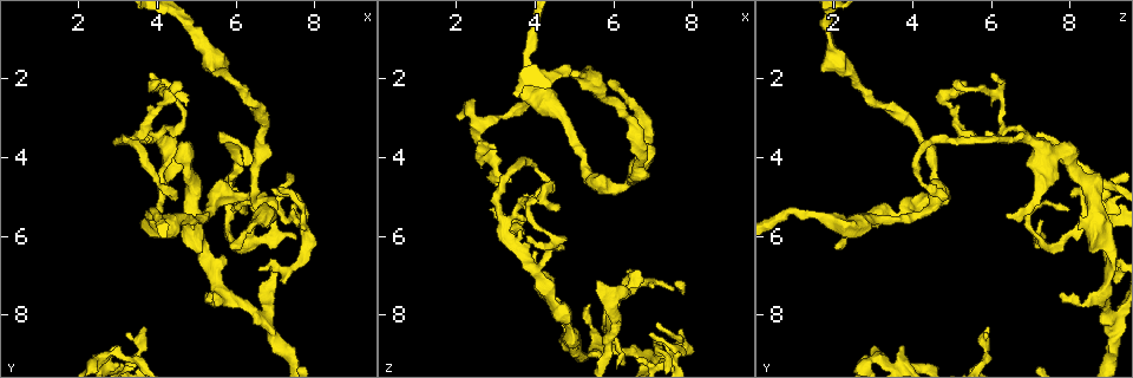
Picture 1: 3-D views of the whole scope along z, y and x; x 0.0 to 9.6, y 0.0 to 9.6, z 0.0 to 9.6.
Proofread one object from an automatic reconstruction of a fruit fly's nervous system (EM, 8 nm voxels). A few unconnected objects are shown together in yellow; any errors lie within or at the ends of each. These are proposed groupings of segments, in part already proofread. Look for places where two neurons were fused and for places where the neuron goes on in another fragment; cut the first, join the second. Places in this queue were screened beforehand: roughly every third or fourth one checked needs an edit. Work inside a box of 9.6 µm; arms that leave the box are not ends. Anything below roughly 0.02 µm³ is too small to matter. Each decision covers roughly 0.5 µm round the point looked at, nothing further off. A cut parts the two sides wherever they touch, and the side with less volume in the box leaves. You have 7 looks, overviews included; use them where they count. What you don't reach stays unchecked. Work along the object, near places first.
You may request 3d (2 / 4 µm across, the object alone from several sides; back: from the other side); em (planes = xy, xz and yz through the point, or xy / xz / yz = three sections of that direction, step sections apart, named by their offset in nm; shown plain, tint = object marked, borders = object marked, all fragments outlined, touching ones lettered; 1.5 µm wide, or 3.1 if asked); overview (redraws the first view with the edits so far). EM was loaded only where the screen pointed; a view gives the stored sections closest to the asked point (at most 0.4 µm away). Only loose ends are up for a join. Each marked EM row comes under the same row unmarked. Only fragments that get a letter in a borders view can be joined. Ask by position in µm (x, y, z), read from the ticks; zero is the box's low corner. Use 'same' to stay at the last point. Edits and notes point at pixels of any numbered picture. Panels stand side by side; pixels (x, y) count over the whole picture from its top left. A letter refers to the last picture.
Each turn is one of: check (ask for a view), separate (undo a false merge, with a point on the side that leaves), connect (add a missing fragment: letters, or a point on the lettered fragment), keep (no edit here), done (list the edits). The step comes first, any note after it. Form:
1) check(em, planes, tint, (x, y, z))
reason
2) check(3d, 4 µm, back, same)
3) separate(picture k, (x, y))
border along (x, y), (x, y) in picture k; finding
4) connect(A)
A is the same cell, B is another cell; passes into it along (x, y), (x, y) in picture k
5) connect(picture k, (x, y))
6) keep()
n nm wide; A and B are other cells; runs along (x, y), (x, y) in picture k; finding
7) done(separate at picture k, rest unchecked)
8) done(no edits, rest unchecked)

check(3d, 2 µm, (3.85, 2.30, 5.50))
touches itself

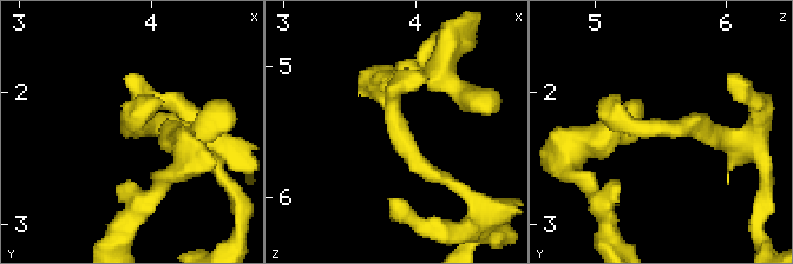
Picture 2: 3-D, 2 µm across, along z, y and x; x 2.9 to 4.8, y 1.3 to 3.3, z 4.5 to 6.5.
check(em, planes, tint, (3.88, 2.28, 5.56))
shape alone is not enough

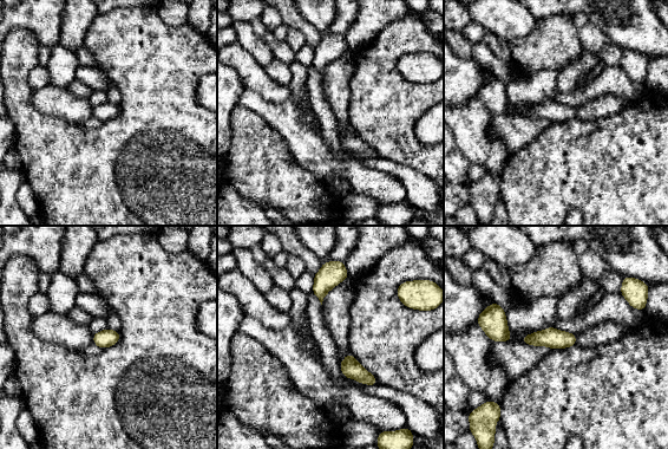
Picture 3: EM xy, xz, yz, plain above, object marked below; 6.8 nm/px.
check(em, planes, borders, same)

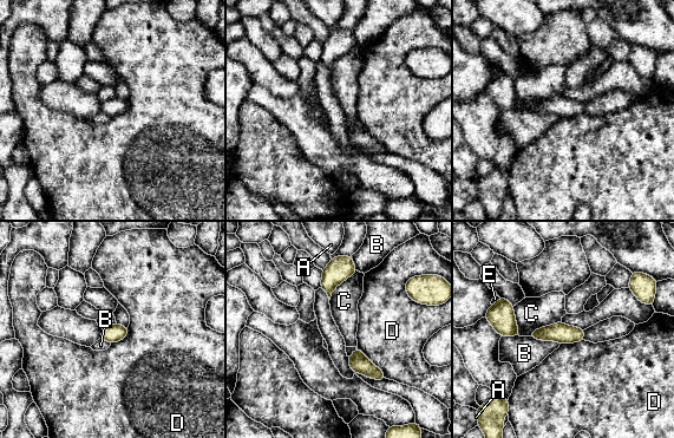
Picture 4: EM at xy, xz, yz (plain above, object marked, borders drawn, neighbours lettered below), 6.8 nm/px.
keep()
120 nm wide; A, B, C, D and E are other cells; border along (357, 347), (387, 378) in picture 4; all the same neuron

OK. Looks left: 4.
check(3d, 4 µm, back, (6.90, 5.40, 3.65))
thin neck

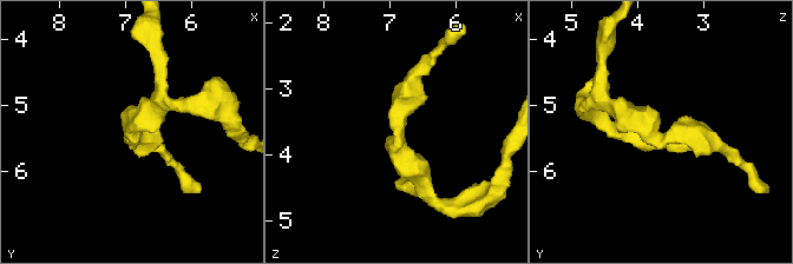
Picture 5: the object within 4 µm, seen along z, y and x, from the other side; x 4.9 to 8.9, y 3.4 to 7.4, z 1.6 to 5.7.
check(em, xy, step 4, tint, (6.90, 5.45, 3.65))
arms of 260, 320 nm

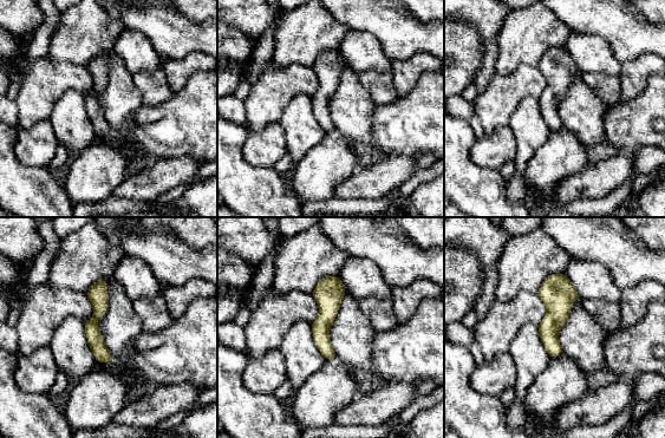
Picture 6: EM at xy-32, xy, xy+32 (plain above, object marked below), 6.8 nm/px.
check(em, planes, borders, same)

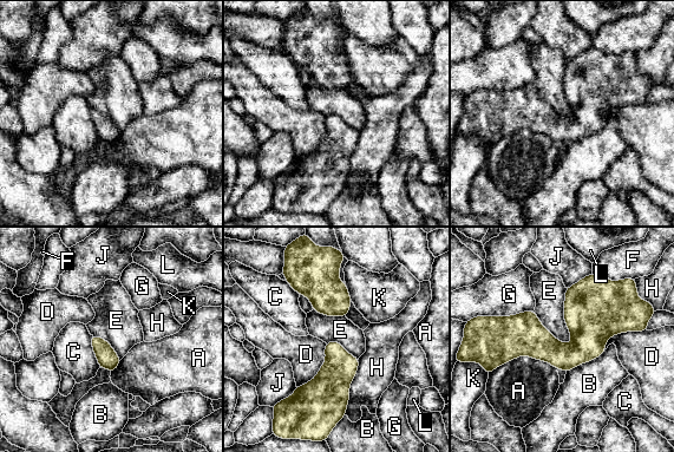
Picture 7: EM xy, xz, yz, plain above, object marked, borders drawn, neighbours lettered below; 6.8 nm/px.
keep()
A touches over 480 nm; A, B, C, D, E, F, G, H, J, K and L are other cells; border along (567, 288), (568, 345) in picture 7; continuous, no second neuron

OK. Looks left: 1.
done(no edits, rest unchecked)

